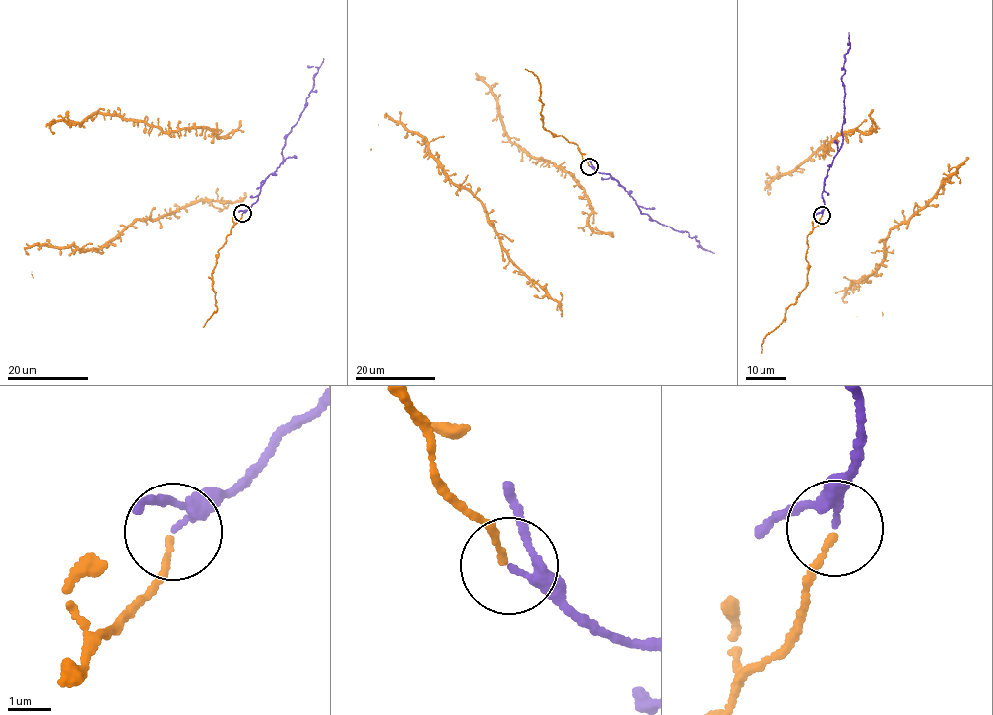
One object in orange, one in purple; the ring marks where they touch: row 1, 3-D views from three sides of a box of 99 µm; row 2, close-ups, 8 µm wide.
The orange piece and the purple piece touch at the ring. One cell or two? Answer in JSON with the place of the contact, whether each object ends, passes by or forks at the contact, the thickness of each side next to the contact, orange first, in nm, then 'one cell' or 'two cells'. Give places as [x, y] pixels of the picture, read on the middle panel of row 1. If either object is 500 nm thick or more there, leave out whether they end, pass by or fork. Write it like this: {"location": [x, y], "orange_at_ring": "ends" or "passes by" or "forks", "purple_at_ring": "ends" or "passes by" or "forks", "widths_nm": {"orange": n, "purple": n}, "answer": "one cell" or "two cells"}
{"location": [589, 166], "orange_at_ring": "ends", "purple_at_ring": "passes by", "widths_nm": {"orange": 140, "purple": 150}, "answer": "one cell"}

